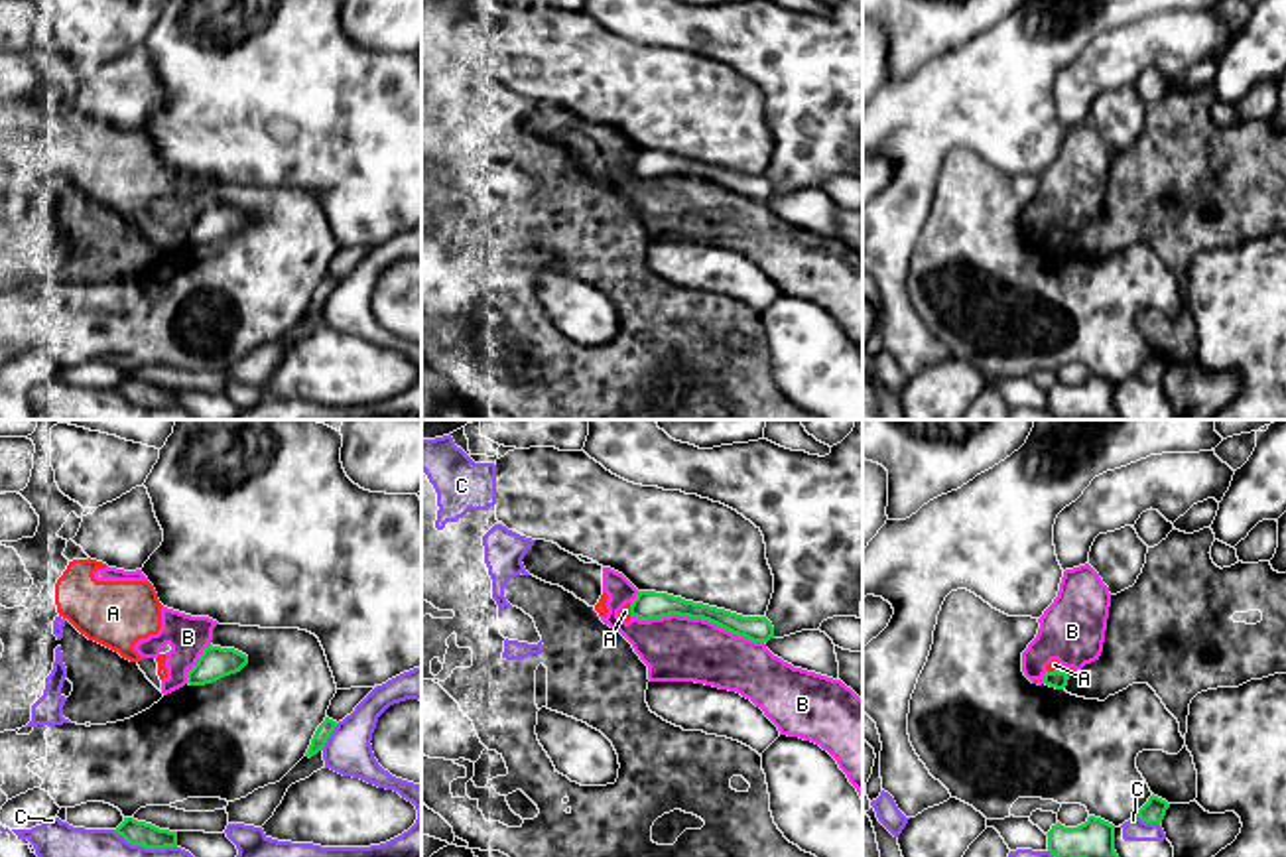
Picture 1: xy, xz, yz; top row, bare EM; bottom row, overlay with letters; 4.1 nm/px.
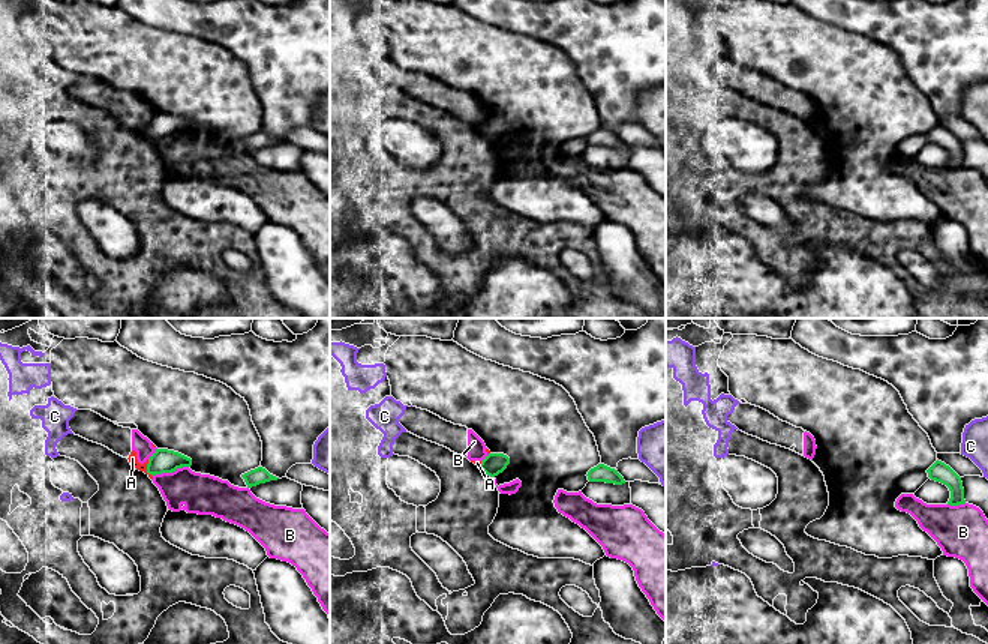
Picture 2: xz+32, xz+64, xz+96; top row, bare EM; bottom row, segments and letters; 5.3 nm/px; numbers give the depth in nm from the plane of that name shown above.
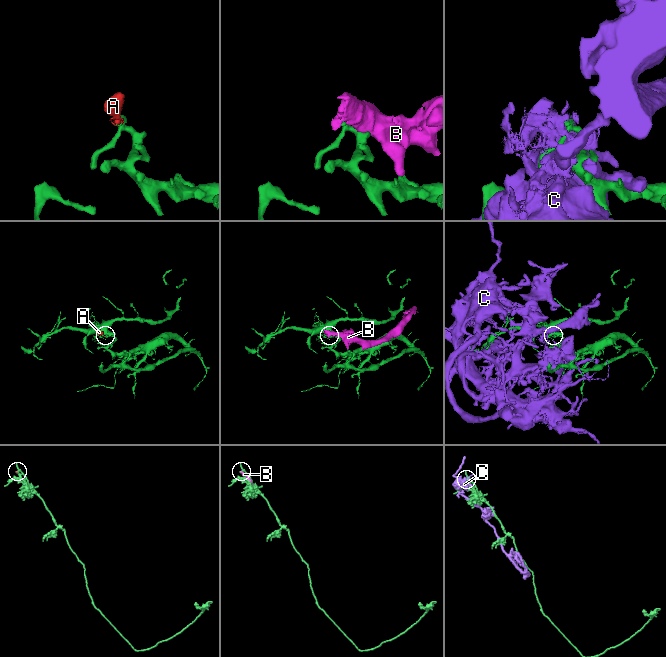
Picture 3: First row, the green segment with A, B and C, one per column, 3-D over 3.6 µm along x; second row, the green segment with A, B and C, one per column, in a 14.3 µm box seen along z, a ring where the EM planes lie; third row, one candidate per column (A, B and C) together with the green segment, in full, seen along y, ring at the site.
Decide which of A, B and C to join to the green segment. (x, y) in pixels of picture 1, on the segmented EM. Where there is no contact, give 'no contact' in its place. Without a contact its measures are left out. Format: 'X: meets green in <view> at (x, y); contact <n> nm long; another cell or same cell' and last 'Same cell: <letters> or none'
A: meets green in yz at (1058, 670); contact 90 nm long; another cell
B: meets green in xz at (698, 617); contact 550 nm long; another cell
C: meets green in xy at (329, 735); contact 130 nm long; another cell
Same cell: none

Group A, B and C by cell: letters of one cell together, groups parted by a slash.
A B / C

